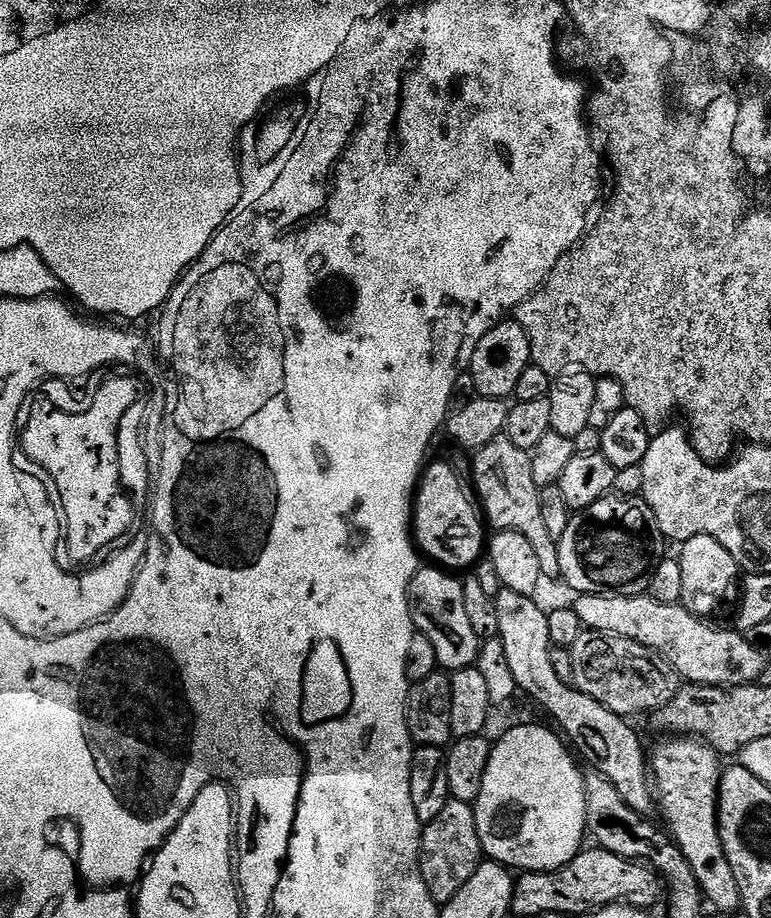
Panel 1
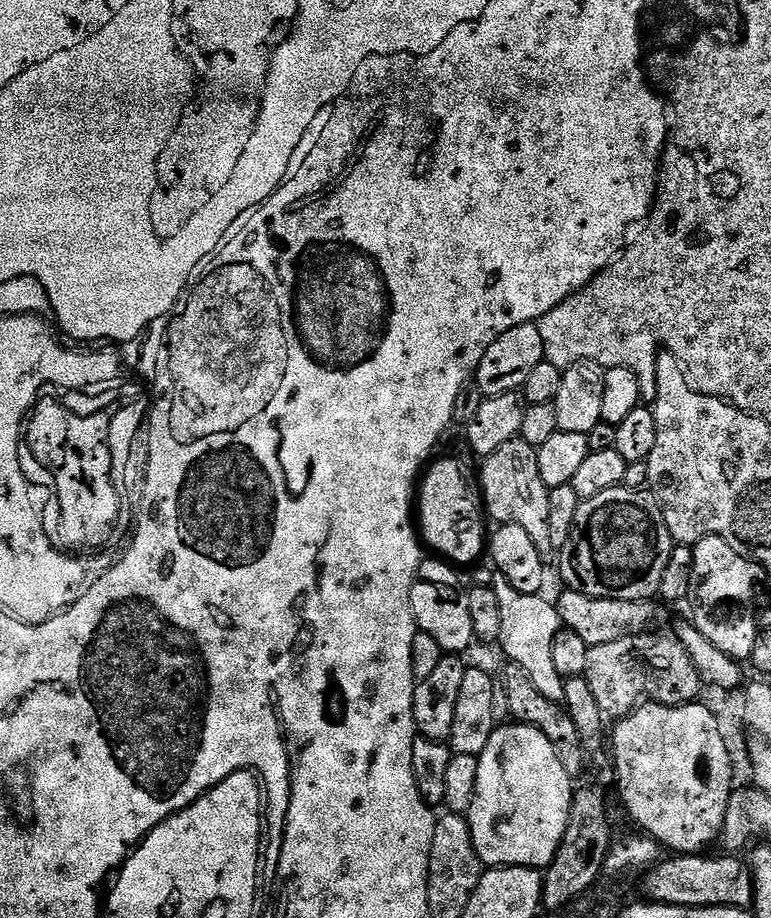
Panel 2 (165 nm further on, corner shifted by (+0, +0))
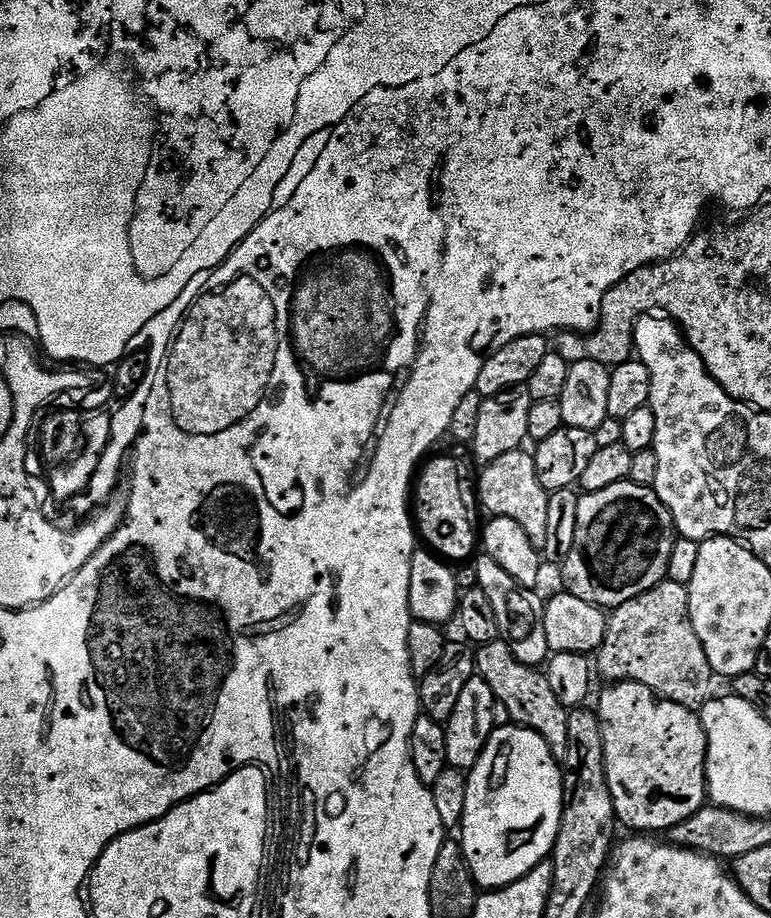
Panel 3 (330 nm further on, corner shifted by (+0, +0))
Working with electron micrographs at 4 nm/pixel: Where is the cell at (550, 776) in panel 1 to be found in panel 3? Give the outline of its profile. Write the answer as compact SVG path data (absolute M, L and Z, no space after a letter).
M509 726L507 728L493 728L491 738L486 742L486 746L482 750L478 762L467 773L467 777L466 810L458 829L458 835L460 835L458 843L464 849L464 857L468 863L468 869L471 870L472 877L476 879L476 883L481 889L504 888L508 884L514 883L515 880L520 880L526 874L530 874L537 866L545 863L551 857L552 848L556 845L556 839L558 838L560 819L562 818L562 810L564 809L564 772L558 761L550 754L550 746L546 746L546 742L538 733L529 728Z

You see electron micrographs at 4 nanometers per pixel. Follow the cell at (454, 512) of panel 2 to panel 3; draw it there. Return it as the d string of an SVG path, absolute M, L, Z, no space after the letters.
M448 456L431 460L419 469L418 479L414 484L414 520L418 525L419 535L423 543L425 540L429 544L425 545L445 561L467 561L467 556L471 557L477 551L478 528L472 525L472 512L468 509L464 484L460 481L460 468Z

